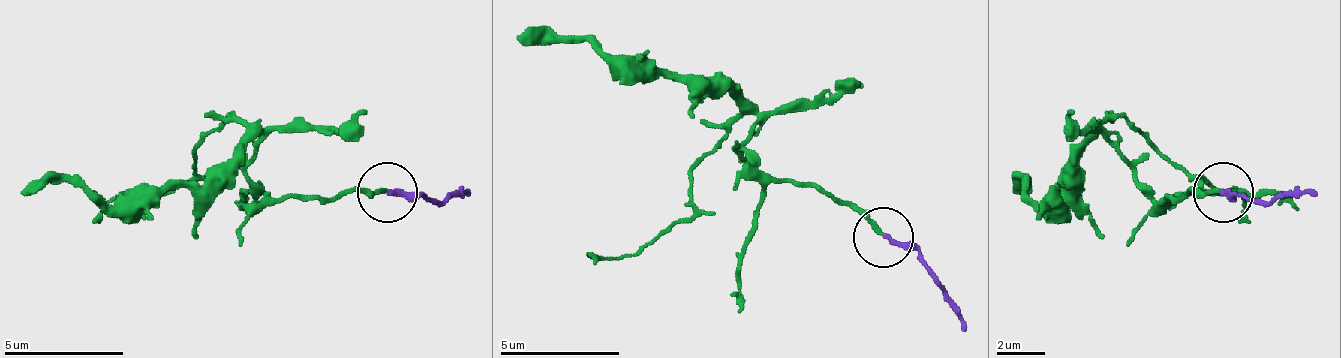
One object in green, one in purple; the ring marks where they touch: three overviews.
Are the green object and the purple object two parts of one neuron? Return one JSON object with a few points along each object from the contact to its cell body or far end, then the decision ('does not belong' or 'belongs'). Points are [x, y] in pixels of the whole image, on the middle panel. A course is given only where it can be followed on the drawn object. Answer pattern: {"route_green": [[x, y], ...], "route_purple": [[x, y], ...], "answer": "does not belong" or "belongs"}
{"route_green": [[879, 233], [849, 203], [765, 172], [741, 148], [753, 112], [692, 76], [626, 76], [566, 40], [518, 34]], "route_purple": [[885, 239], [927, 269], [963, 329]], "answer": "belongs"}

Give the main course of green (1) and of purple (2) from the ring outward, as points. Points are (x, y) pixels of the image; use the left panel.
1: (383, 194), (269, 200), (245, 175), (257, 133), (196, 182), (130, 188), (112, 206), (70, 182), (22, 194)
2: (389, 194), (431, 200), (467, 188)

